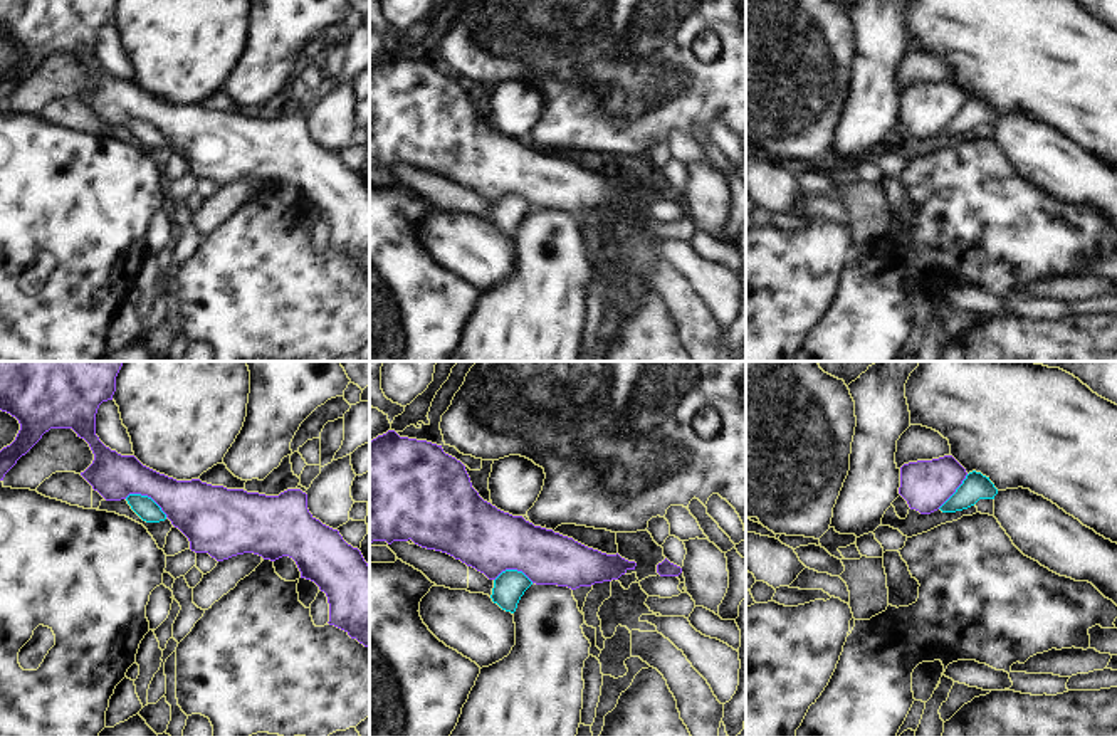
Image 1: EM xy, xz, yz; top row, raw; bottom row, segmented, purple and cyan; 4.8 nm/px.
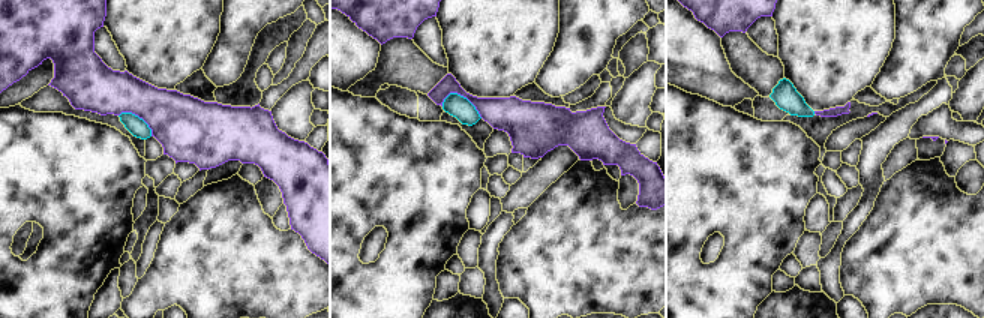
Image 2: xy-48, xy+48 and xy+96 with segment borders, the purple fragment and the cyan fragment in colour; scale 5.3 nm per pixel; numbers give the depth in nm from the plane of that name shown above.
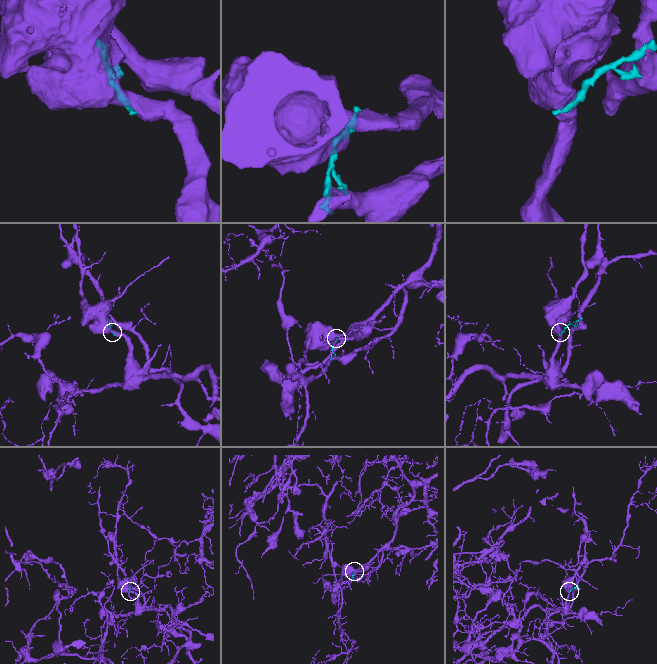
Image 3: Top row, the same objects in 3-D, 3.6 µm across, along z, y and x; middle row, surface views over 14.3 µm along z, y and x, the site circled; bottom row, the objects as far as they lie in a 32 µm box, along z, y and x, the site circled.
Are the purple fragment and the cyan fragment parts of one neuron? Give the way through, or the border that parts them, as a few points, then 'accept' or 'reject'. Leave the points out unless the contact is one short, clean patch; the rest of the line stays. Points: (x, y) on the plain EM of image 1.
reject

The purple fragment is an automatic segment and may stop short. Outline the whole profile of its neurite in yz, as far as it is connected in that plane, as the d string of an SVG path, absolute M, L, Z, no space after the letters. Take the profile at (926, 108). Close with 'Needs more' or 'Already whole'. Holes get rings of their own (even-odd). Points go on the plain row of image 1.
M952 81L909 86L900 91L899 118L920 138L937 134L962 108L968 96Z. Already whole.

